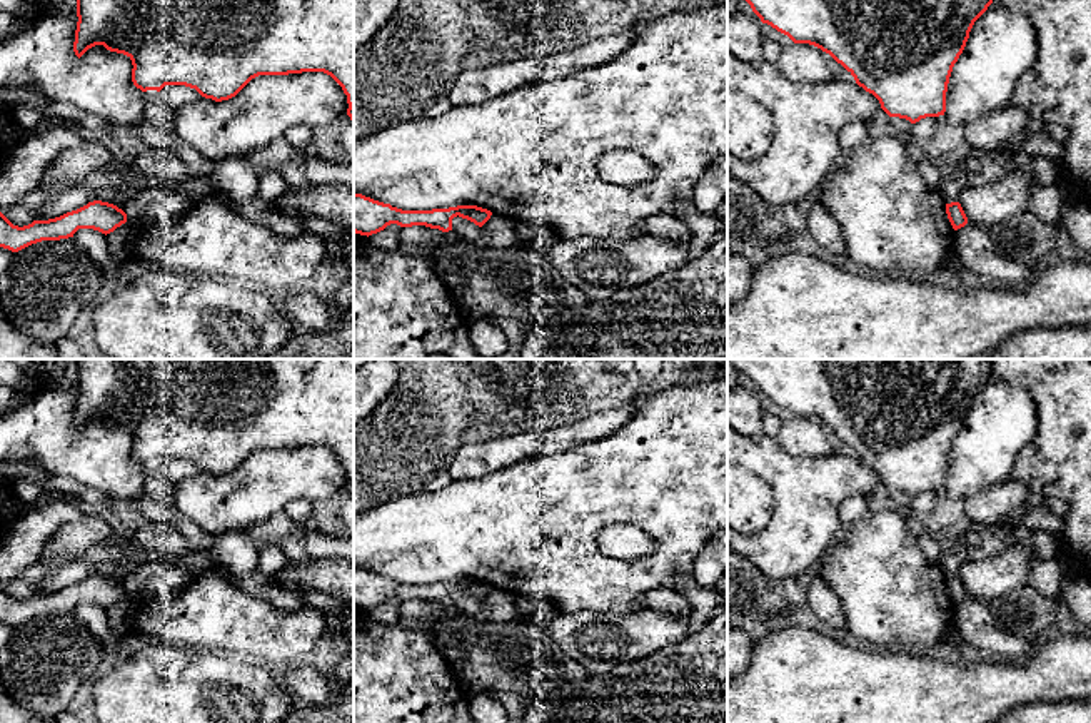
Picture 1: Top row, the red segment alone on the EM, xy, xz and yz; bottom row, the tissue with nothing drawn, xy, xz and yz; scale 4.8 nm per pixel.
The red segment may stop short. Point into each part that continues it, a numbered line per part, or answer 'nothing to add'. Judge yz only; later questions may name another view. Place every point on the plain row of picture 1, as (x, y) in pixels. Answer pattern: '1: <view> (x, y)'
nothing to add

